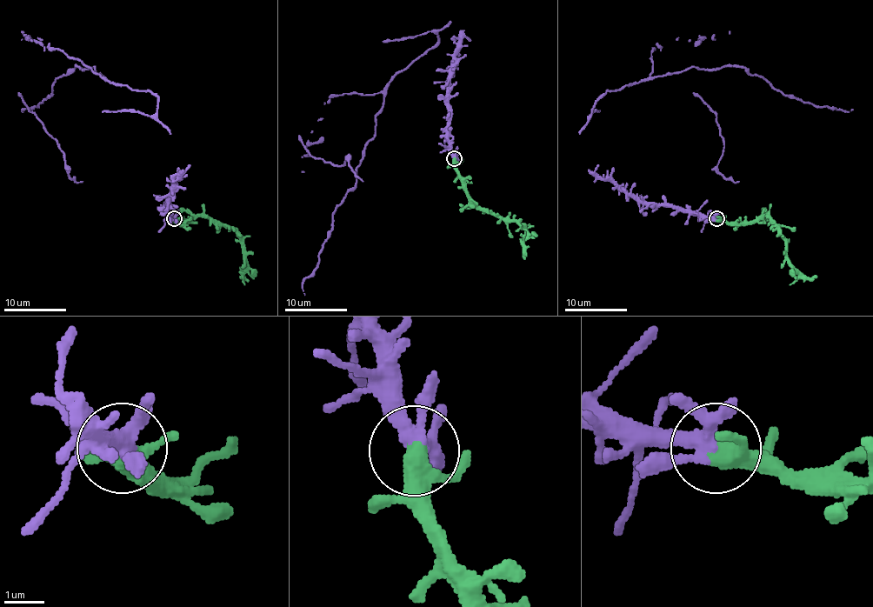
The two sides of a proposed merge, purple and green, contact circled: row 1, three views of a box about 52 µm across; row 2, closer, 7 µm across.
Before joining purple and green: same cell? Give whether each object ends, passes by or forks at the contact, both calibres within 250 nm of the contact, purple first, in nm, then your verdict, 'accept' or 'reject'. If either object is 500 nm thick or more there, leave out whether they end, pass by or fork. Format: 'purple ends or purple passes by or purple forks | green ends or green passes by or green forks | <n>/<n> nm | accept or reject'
purple forks | green passes by | 320/420 nm | accept

